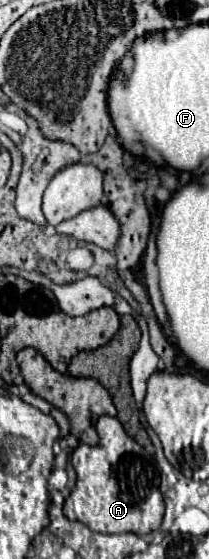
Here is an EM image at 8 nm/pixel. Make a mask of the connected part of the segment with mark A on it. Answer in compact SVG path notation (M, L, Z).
M103 415L97 421L97 433L99 433L99 445L91 447L81 444L77 449L73 449L71 463L77 471L77 485L66 498L63 511L69 520L81 521L85 523L91 531L97 533L137 533L145 535L161 527L163 513L165 513L165 503L163 495L159 491L159 465L151 455L145 453L145 449L135 443L123 429L117 417Z

